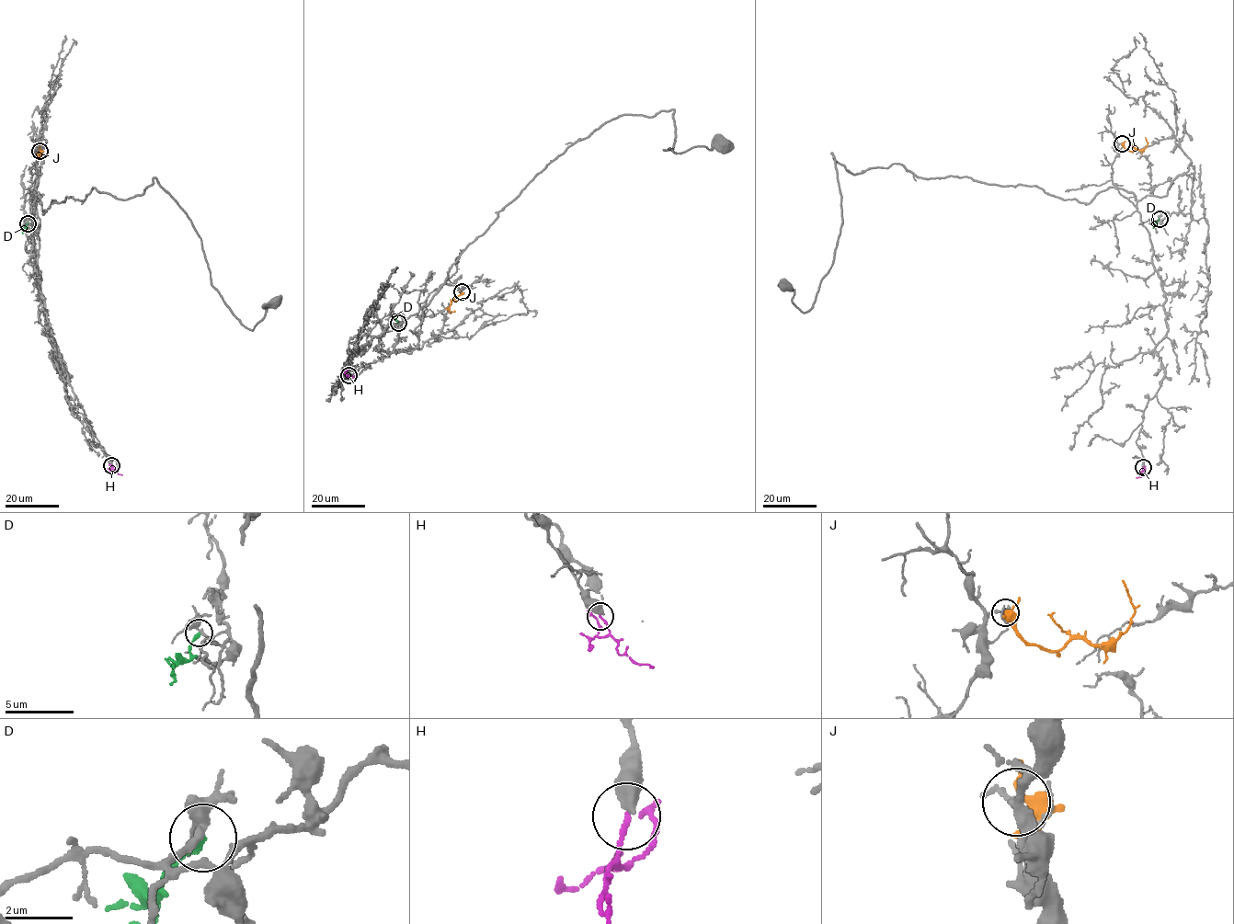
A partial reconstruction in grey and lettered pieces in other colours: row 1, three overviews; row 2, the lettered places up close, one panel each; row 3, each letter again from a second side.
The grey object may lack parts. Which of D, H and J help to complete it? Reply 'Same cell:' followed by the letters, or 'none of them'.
Same cell: none of them

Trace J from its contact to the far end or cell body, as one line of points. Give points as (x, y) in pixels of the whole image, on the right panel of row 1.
J: (1122, 143), (1128, 151), (1142, 150), (1148, 144), (1145, 137)

